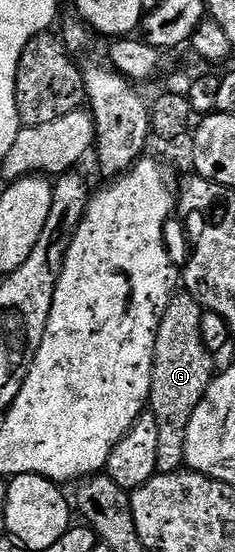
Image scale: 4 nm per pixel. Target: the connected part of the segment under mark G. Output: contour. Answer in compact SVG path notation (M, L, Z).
M174 296L161 315L157 342L153 348L153 374L147 409L158 423L158 459L180 462L192 412L199 406L215 376L213 357L201 338L203 310L196 296Z

